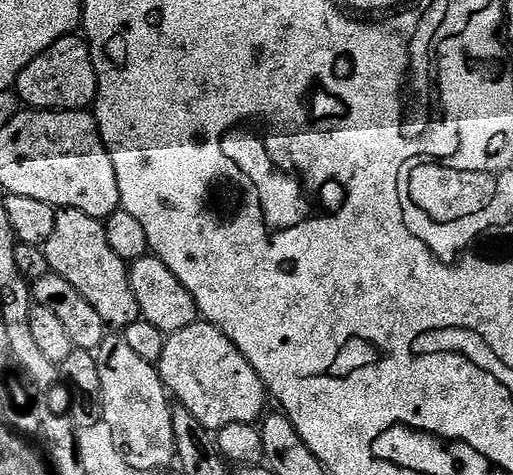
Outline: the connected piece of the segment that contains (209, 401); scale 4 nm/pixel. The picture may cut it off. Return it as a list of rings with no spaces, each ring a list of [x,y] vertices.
[[[197,322],[171,333],[165,339],[158,371],[165,389],[174,397],[175,403],[188,410],[207,430],[219,430],[231,423],[255,425],[265,415],[264,403],[269,403],[270,396],[262,378],[237,350],[234,342],[230,342],[230,338],[222,334],[222,330],[210,323]]]

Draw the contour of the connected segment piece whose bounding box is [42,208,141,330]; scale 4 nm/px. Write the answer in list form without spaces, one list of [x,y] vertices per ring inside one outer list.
[[[61,208],[56,214],[54,234],[50,234],[42,247],[49,269],[66,278],[66,282],[70,282],[70,286],[74,286],[74,290],[78,290],[78,294],[98,310],[98,318],[102,318],[109,329],[123,330],[141,319],[138,298],[134,298],[134,290],[130,286],[129,265],[110,250],[101,221],[90,218],[90,214],[82,214],[82,210]]]

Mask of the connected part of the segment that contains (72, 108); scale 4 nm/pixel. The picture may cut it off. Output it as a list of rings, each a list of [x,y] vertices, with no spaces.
[[[76,34],[58,38],[54,46],[38,54],[38,58],[22,70],[14,91],[21,105],[32,110],[78,112],[91,109],[96,102],[96,71],[87,39]]]

